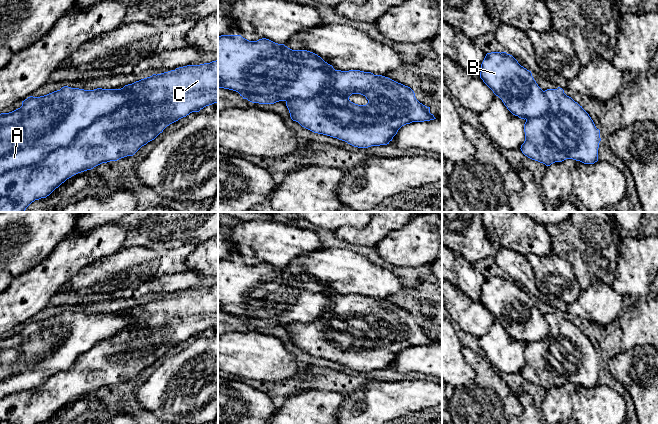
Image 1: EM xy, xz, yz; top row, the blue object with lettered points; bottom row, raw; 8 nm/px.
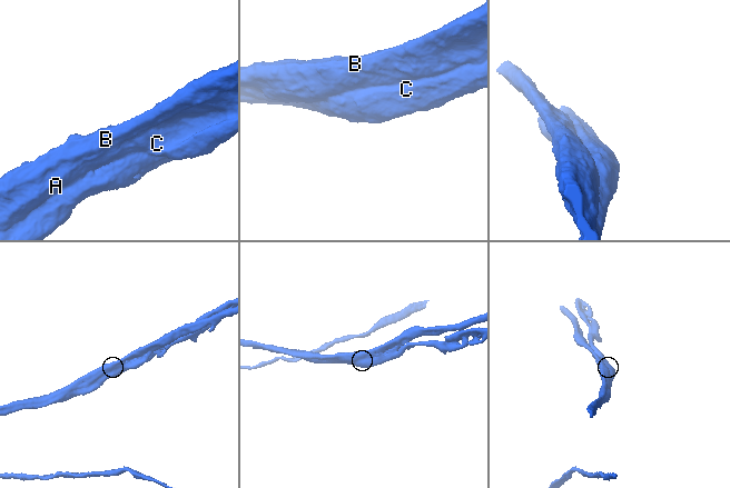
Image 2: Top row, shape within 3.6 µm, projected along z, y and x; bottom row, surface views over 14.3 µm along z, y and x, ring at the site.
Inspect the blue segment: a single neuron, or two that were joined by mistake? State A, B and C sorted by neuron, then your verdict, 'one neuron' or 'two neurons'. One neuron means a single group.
A B / C; two neurons

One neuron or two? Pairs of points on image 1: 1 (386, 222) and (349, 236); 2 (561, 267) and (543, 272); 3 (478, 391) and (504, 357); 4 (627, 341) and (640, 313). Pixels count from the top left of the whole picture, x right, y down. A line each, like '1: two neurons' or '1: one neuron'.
1: one neuron
2: one neuron
3: two neurons
4: one neuron

